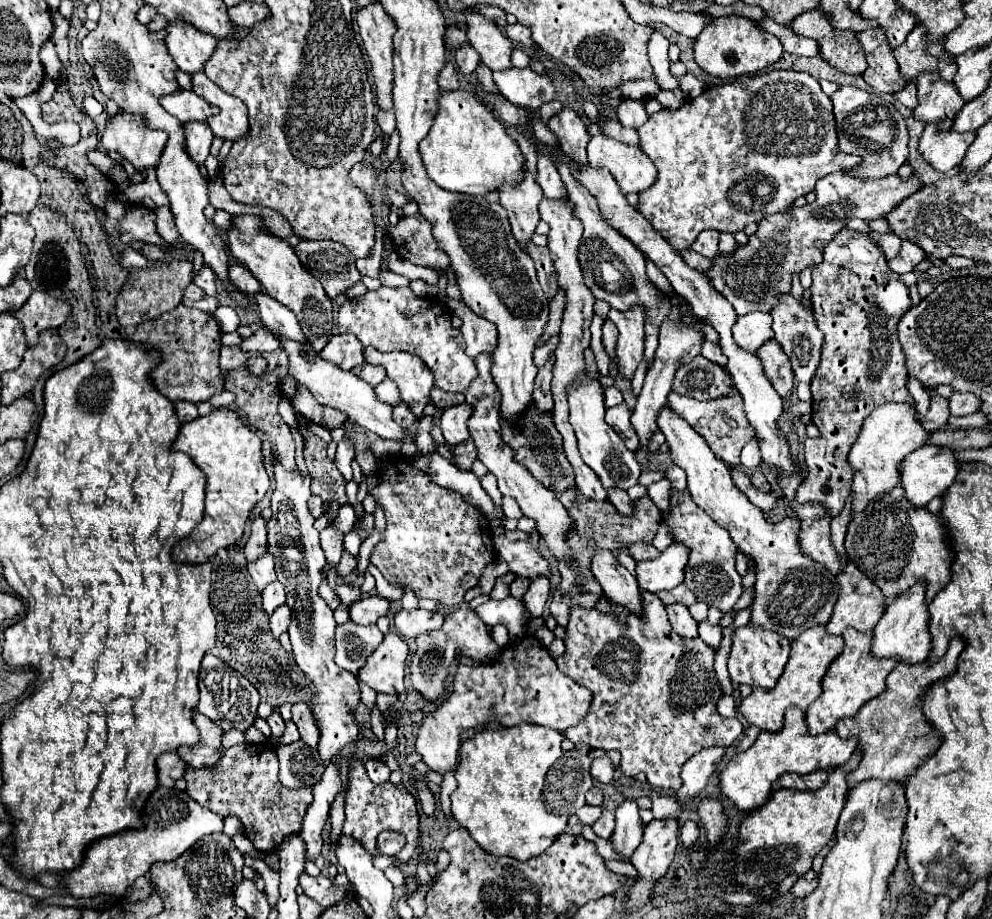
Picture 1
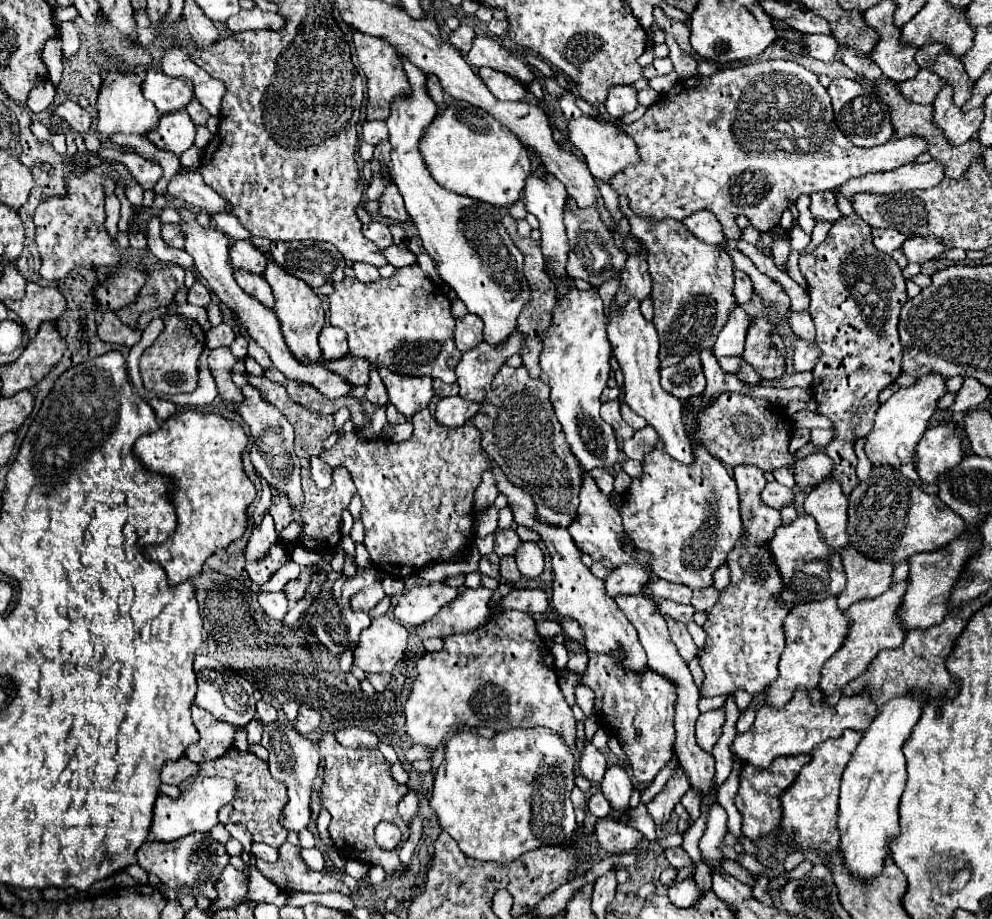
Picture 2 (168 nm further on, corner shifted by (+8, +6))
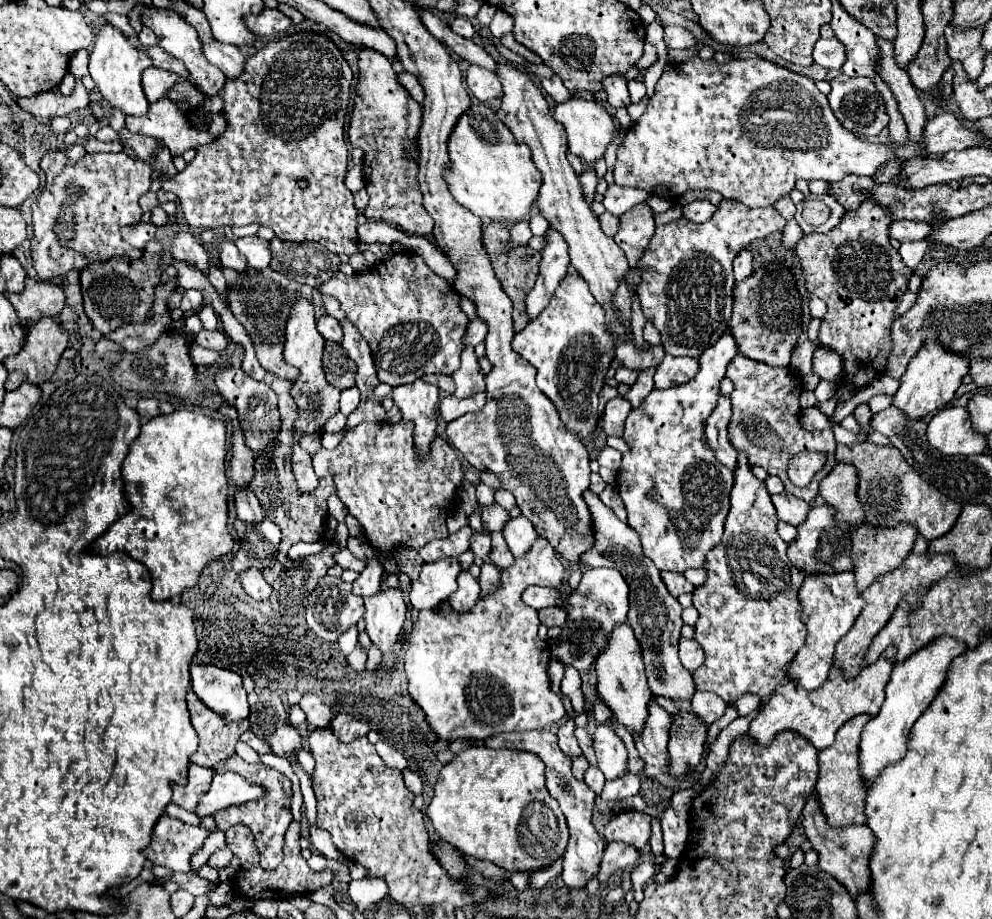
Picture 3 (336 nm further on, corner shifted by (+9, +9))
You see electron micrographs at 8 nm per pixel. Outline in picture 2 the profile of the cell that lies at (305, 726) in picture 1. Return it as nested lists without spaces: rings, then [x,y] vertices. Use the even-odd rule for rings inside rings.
[[[300,707],[298,709],[298,717],[296,717],[296,725],[294,729],[298,729],[298,733],[308,735],[310,731],[314,731],[320,725],[320,713],[310,709],[310,707]]]

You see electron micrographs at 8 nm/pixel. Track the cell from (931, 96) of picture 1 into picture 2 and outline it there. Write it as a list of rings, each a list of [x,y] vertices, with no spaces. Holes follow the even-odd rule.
[[[940,43],[924,45],[922,49],[918,49],[914,59],[920,69],[932,71],[946,85],[954,87],[954,105],[962,107],[970,99],[972,81],[964,73],[962,61],[958,57],[954,57],[952,53],[948,53],[948,49],[944,49],[944,45],[940,45]]]

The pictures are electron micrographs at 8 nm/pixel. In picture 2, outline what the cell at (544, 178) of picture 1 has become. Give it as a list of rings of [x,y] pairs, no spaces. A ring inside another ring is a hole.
[[[534,169],[534,173],[530,173],[530,177],[526,179],[524,185],[524,201],[526,201],[526,209],[538,217],[540,221],[540,231],[542,231],[542,255],[552,263],[552,271],[556,275],[566,275],[566,253],[568,253],[568,243],[566,243],[566,233],[564,233],[564,205],[566,205],[566,187],[562,185],[562,181],[558,181],[552,173],[550,173],[550,181],[542,181],[542,177],[538,177],[538,171]]]

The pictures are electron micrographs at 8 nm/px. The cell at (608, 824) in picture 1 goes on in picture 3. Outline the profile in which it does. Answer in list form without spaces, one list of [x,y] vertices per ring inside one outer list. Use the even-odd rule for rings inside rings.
[[[621,812],[605,826],[609,842],[625,842],[641,850],[651,836],[651,816],[645,812]]]

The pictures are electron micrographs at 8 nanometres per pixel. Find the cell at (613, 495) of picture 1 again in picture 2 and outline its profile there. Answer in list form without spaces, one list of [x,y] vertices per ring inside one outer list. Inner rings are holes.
[[[594,469],[590,475],[596,481],[596,485],[600,487],[600,491],[602,489],[614,489],[614,477],[606,469]]]

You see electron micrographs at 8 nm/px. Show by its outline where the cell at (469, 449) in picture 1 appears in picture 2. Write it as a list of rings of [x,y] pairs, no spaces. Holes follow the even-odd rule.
[[[420,409],[412,417],[412,425],[412,437],[402,443],[386,439],[358,441],[354,433],[344,433],[332,449],[320,455],[330,467],[342,465],[350,471],[364,503],[364,545],[370,553],[370,561],[376,569],[396,579],[412,577],[430,563],[450,561],[474,541],[474,489],[480,483],[482,471],[488,469],[488,459],[480,453],[478,429],[474,429],[470,421],[458,429],[450,429],[438,425],[428,409]]]

